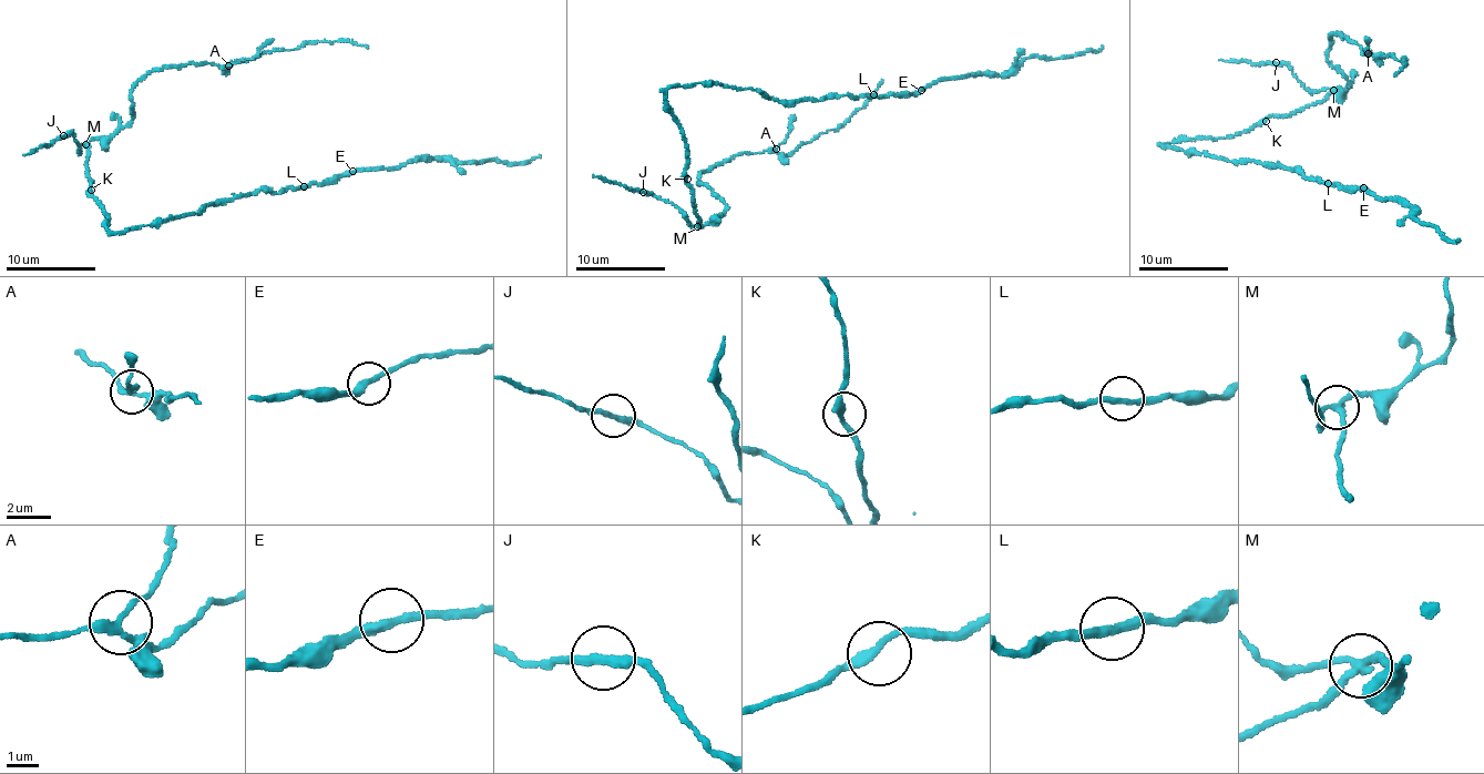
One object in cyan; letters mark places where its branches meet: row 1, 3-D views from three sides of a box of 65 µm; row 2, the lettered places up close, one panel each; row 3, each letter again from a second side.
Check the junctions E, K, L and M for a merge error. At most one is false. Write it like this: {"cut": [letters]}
{"cut": ["M"]}

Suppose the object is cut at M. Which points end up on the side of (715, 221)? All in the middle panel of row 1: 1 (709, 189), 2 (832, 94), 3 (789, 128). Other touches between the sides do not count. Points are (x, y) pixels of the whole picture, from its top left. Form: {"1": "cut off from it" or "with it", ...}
{"1": "with it", "2": "cut off from it", "3": "with it"}

